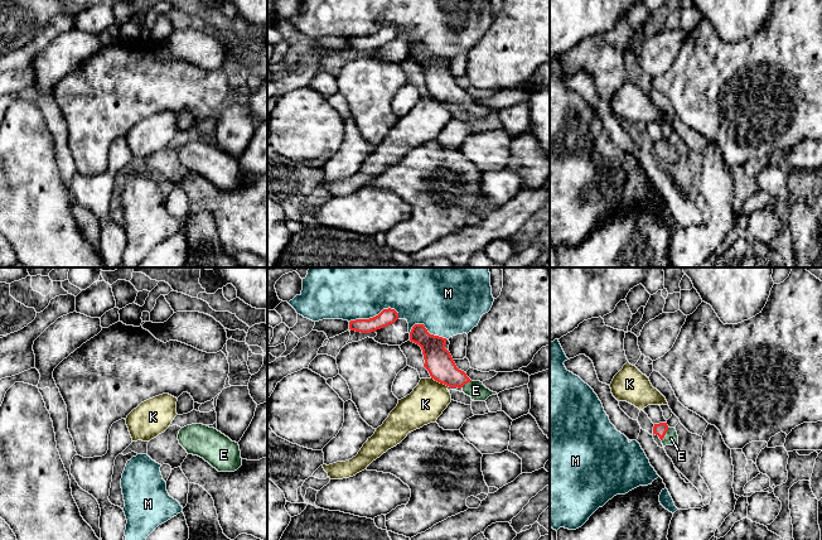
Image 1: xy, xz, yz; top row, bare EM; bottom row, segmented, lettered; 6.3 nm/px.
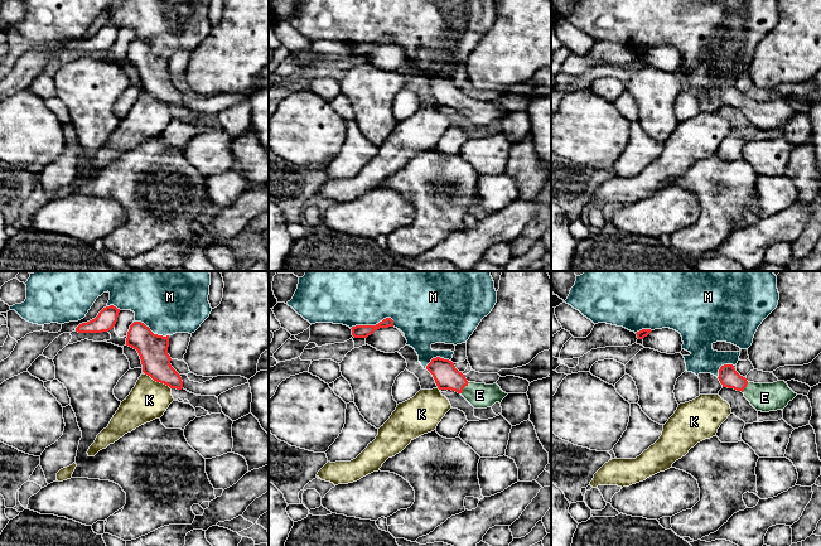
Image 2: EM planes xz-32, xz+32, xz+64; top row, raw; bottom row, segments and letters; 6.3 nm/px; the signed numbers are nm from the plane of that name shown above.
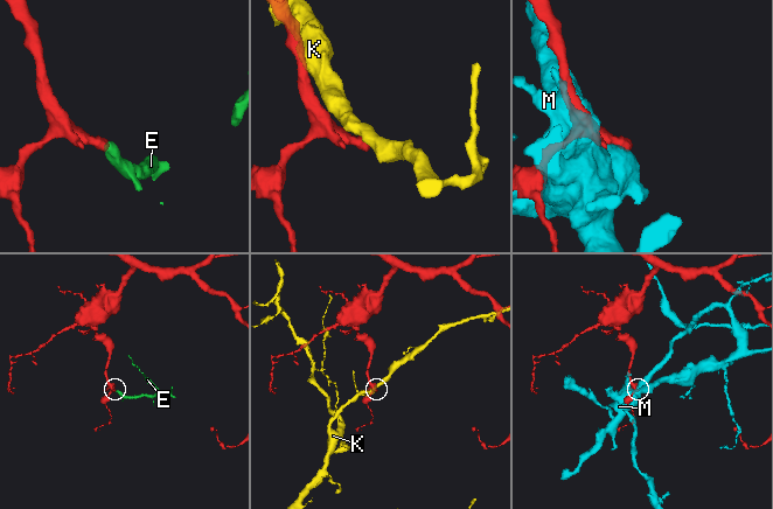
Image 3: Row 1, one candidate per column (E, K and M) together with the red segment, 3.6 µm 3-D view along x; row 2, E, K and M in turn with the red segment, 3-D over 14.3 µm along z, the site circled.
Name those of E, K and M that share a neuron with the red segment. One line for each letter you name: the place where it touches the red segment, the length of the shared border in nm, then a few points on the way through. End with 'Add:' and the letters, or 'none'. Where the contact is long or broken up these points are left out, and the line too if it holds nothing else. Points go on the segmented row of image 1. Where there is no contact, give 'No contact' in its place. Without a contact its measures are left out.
E: Touches red at yz (666, 432). Shared border 100 nm. Path across: yz (659, 429), (666, 432), (671, 438)
Add: E

